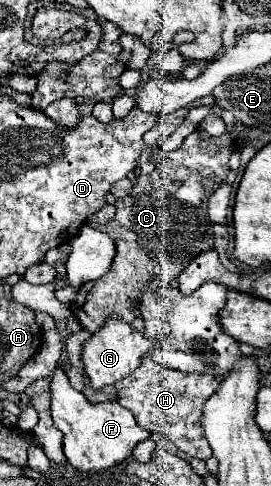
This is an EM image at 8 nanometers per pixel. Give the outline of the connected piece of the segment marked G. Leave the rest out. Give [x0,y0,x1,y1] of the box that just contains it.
[82,317,154,389]

